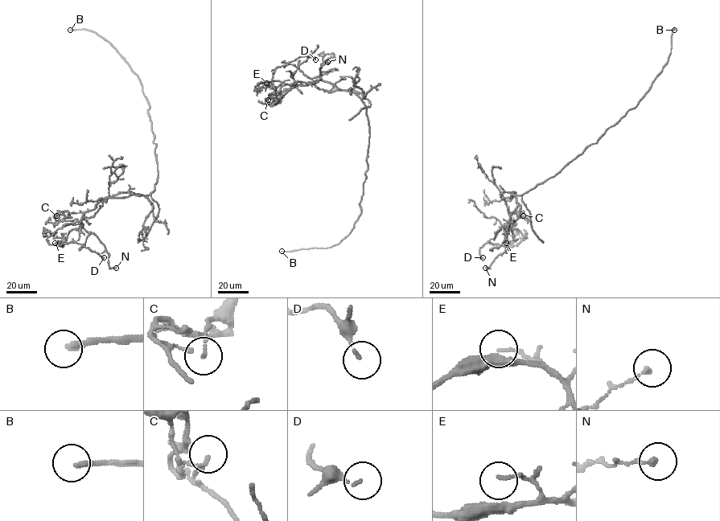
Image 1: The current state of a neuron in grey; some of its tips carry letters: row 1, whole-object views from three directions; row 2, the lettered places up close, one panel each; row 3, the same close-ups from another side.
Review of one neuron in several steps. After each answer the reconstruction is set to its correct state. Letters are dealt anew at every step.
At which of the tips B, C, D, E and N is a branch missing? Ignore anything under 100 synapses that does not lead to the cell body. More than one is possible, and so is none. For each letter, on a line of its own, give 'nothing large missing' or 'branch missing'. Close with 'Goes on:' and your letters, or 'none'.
B: branch missing
C: nothing large missing
D: nothing large missing
E: nothing large missing
N: nothing large missing
Goes on: B

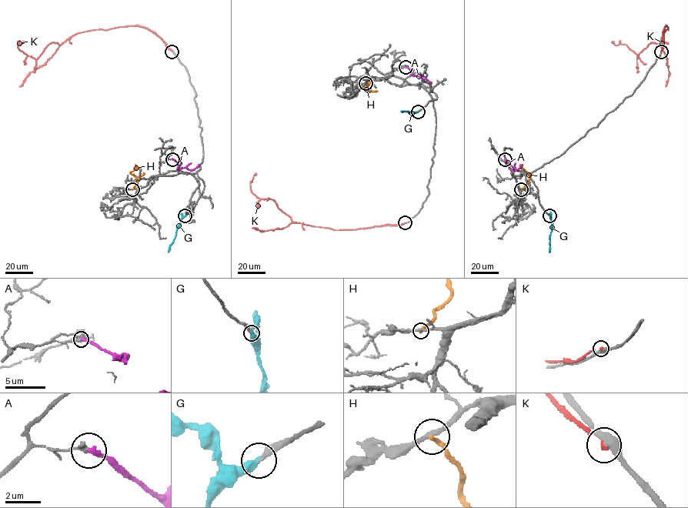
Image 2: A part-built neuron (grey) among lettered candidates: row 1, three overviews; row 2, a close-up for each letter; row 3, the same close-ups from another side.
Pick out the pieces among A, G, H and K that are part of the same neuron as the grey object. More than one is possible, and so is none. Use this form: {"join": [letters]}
{"join": ["G"]}

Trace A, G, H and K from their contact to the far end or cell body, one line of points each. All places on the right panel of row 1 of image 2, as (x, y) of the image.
A: (505, 159), (511, 169), (517, 169), (522, 164)
G: (549, 215), (552, 228), (549, 252)
H: (521, 189), (526, 185), (529, 175), (519, 165)
K: (661, 51), (665, 25), (668, 30), (661, 45), (651, 42), (637, 58), (625, 45), (616, 45), (612, 41)

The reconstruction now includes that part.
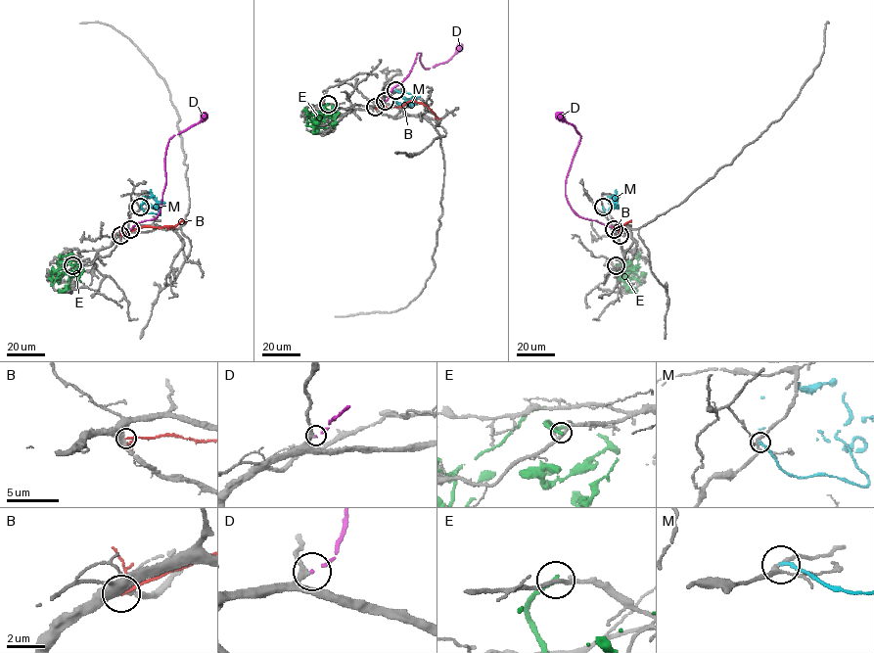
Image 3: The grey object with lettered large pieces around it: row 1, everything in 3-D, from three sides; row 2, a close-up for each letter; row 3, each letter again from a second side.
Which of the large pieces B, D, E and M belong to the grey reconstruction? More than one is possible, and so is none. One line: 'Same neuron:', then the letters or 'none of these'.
Same neuron: D

